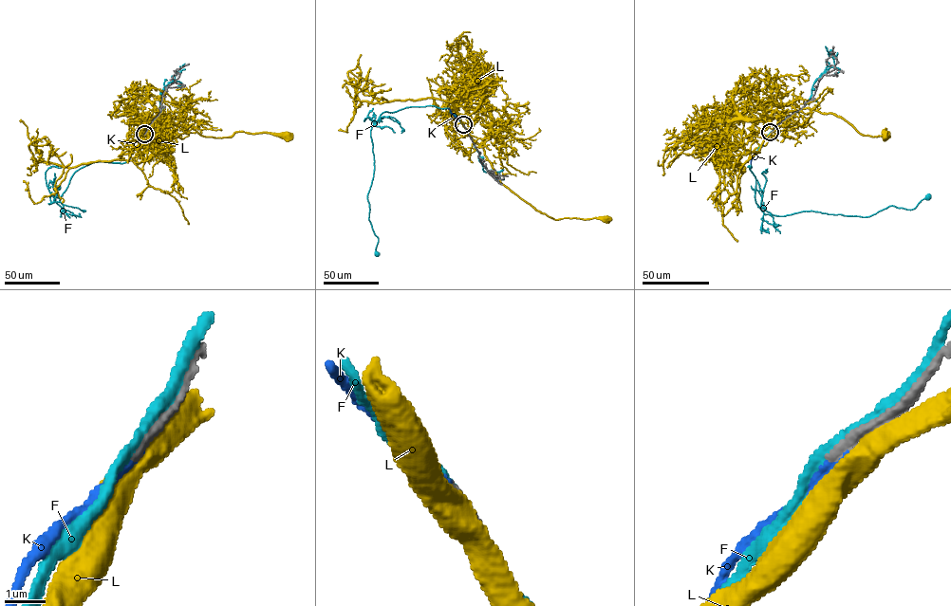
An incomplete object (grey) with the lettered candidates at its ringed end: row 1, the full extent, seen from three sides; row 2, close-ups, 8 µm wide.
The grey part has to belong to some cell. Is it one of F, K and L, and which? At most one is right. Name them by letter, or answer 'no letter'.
K

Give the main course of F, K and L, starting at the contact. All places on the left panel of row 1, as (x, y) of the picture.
F: (145, 133), (126, 161), (94, 162), (79, 169), (58, 202), (48, 204), (51, 194), (59, 197), (58, 188)
K: (144, 135), (128, 160)
L: (144, 134), (166, 115), (207, 137), (229, 137), (236, 132), (271, 133), (289, 137)

